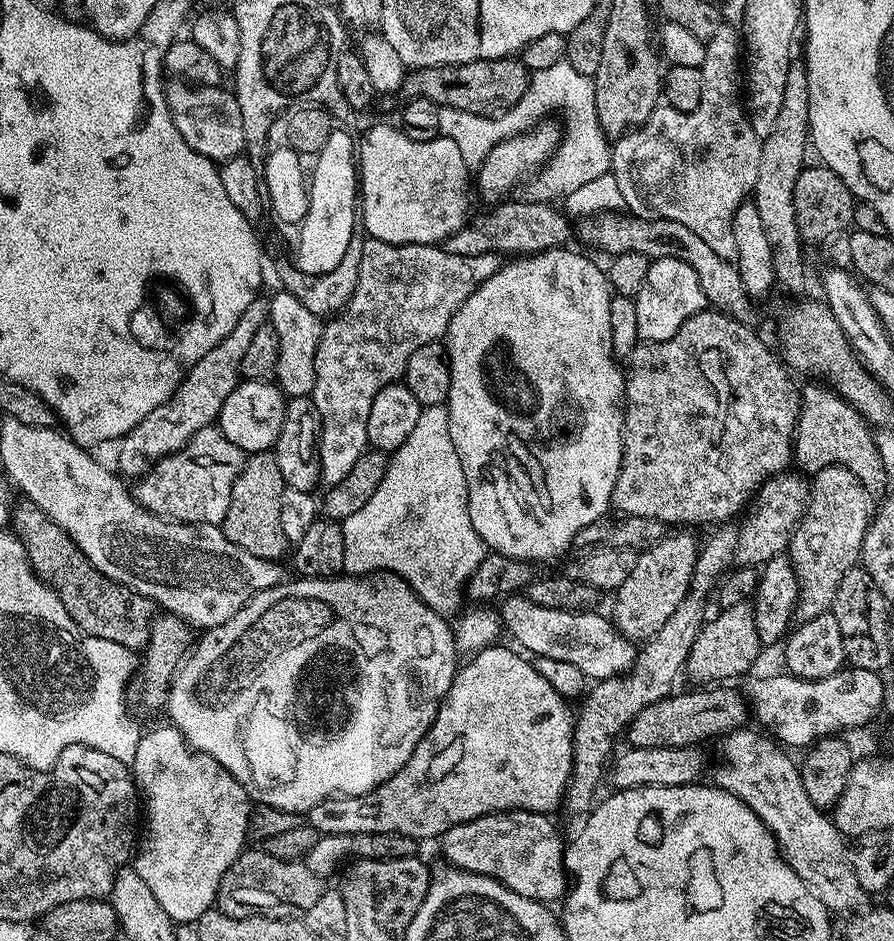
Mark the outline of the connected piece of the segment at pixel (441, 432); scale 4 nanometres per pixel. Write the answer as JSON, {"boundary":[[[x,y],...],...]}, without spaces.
{"boundary":[[[444,404],[421,407],[414,430],[391,453],[388,469],[378,490],[374,490],[374,498],[342,521],[342,527],[346,542],[345,573],[364,576],[383,570],[401,576],[435,612],[456,614],[461,611],[460,594],[462,598],[462,589],[483,562],[486,545],[470,522],[466,477],[462,474],[462,462],[458,462],[458,450],[454,450],[454,442],[450,442],[450,418]]]}

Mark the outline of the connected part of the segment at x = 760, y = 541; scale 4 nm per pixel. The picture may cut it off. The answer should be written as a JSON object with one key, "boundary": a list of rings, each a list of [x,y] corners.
{"boundary":[[[785,470],[779,476],[768,477],[760,485],[754,503],[747,509],[748,517],[738,524],[735,554],[737,565],[763,566],[766,562],[770,562],[770,558],[787,553],[788,543],[792,541],[792,532],[804,517],[810,495],[809,481],[803,475],[791,476],[790,473],[791,471]]]}

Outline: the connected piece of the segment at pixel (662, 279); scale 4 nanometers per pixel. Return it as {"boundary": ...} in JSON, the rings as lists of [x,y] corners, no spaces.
{"boundary":[[[678,258],[652,260],[646,270],[646,282],[642,282],[642,290],[638,290],[634,299],[638,310],[638,334],[641,341],[650,344],[674,338],[691,316],[706,308],[702,286],[698,286],[698,274]]]}

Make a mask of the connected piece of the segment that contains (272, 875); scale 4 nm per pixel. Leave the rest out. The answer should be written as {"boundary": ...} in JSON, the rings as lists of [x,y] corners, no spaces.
{"boundary":[[[245,850],[226,870],[216,892],[219,911],[228,916],[254,916],[263,914],[273,918],[284,918],[289,914],[302,914],[322,898],[326,891],[325,877],[308,868],[299,860],[274,858],[262,850]]]}

